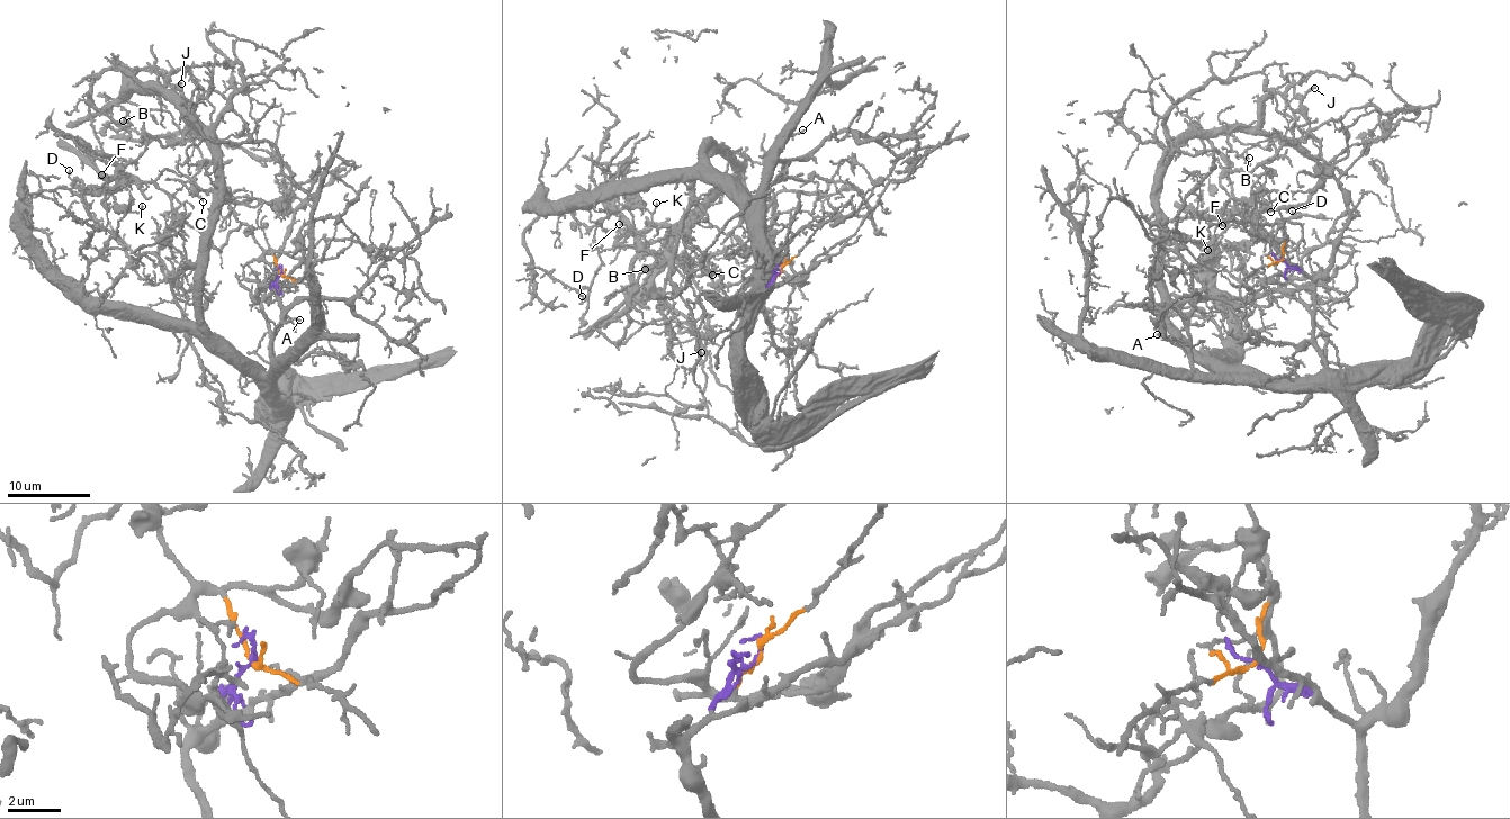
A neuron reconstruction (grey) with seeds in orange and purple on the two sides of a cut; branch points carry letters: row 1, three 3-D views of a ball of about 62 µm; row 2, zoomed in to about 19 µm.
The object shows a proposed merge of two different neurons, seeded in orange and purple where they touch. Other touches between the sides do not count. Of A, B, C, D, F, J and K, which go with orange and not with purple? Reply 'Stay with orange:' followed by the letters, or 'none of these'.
Stay with orange: C, D, F, J, K

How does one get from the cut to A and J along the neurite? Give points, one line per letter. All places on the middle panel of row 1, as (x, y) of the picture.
A: (780, 272), (766, 289), (755, 295), (760, 277), (765, 280), (764, 162), (789, 136), (803, 129)
J: (780, 272), (751, 279), (734, 299), (721, 273), (640, 244), (667, 236), (698, 288), (711, 339), (702, 352)

